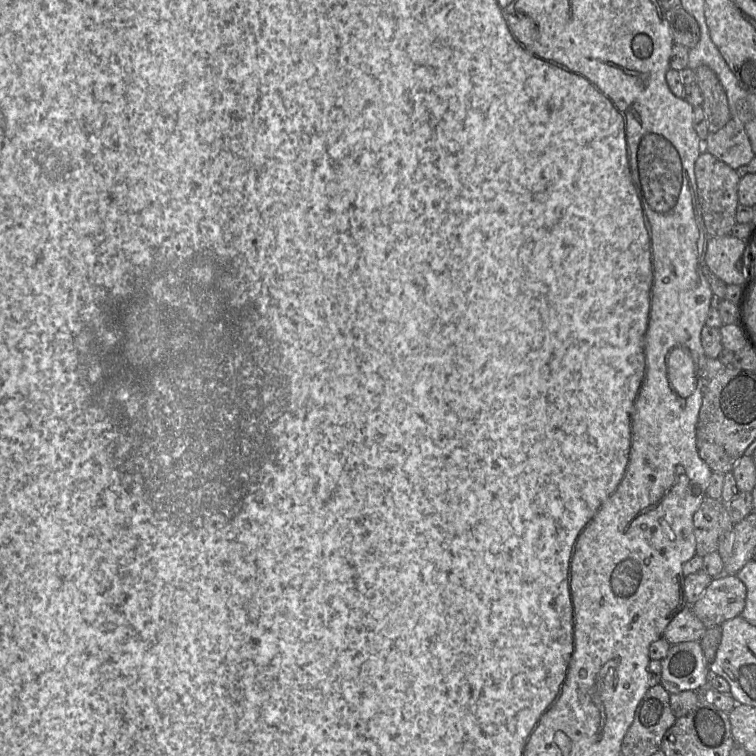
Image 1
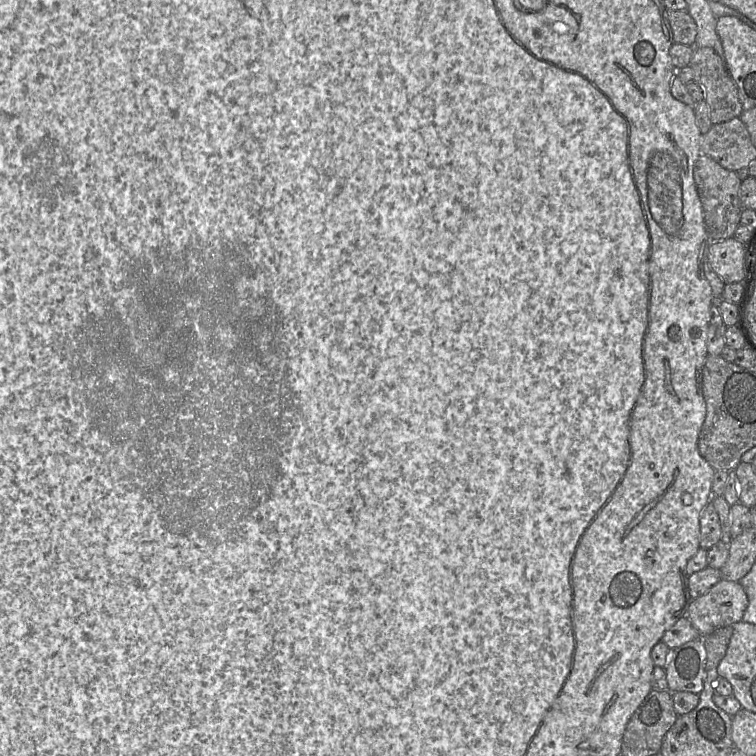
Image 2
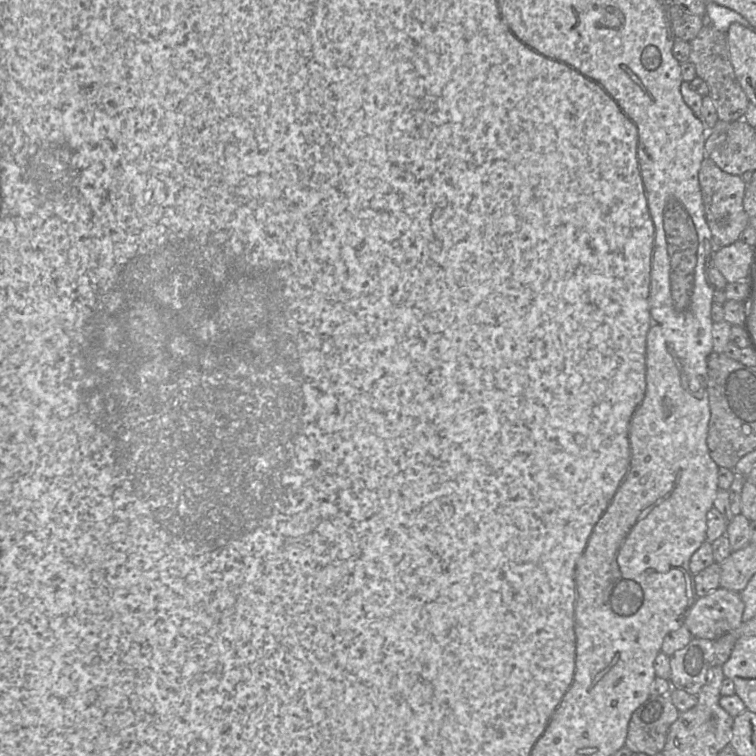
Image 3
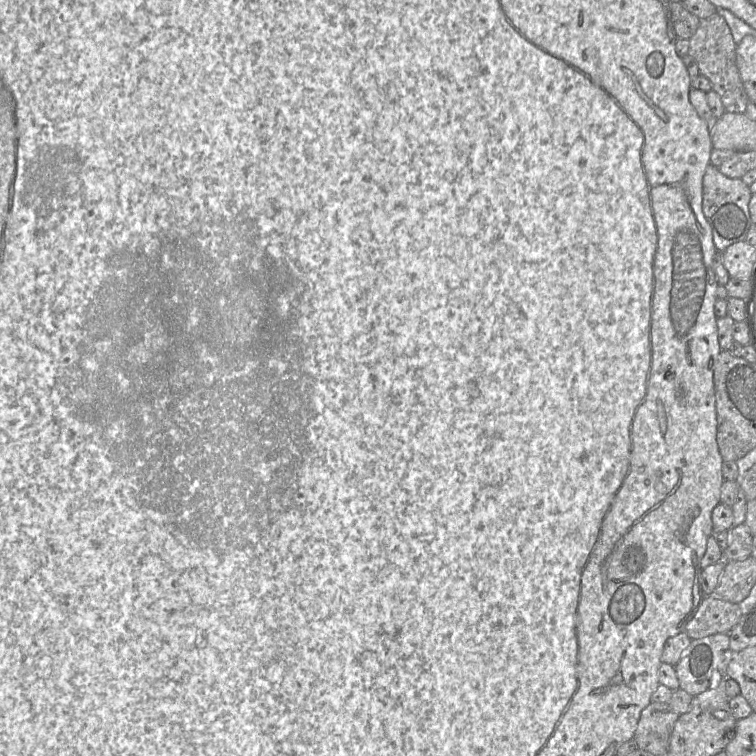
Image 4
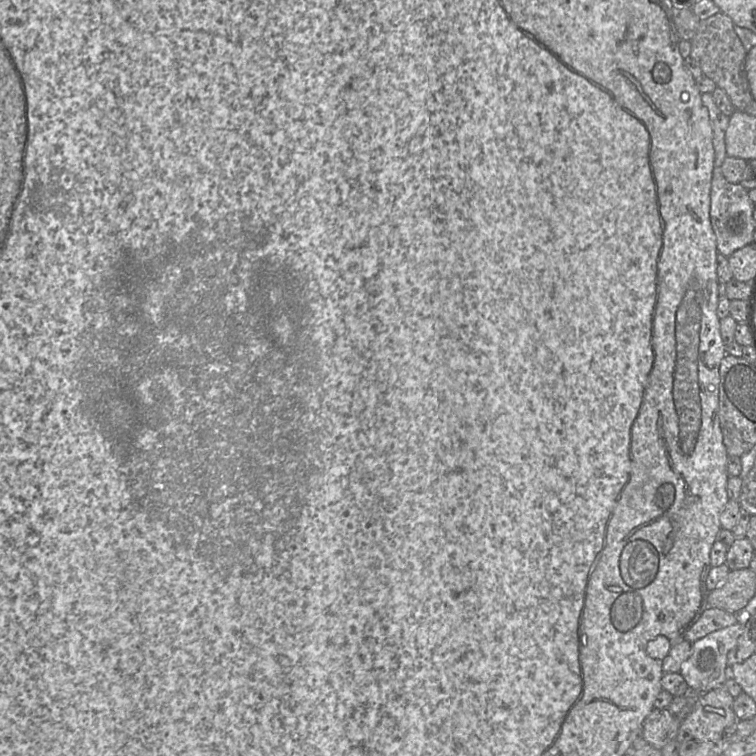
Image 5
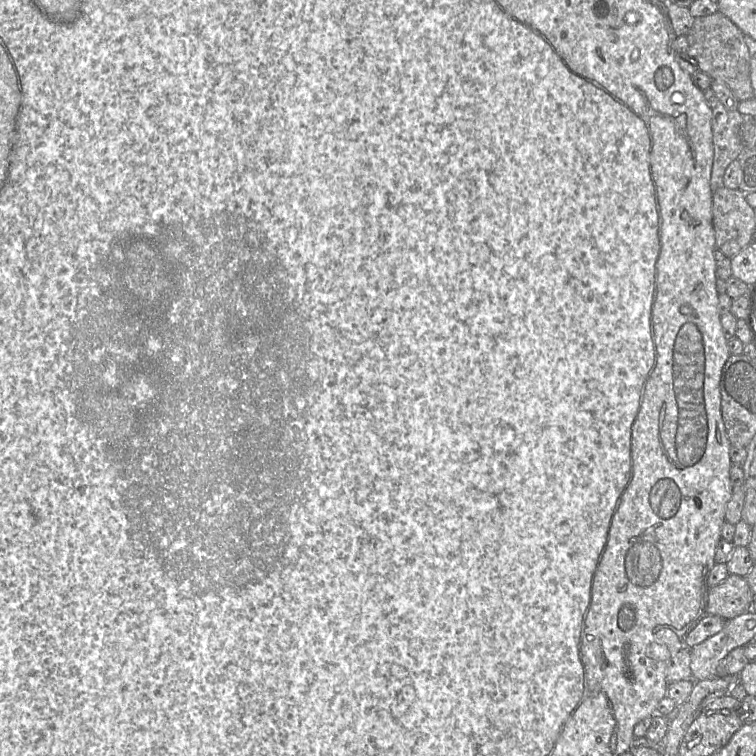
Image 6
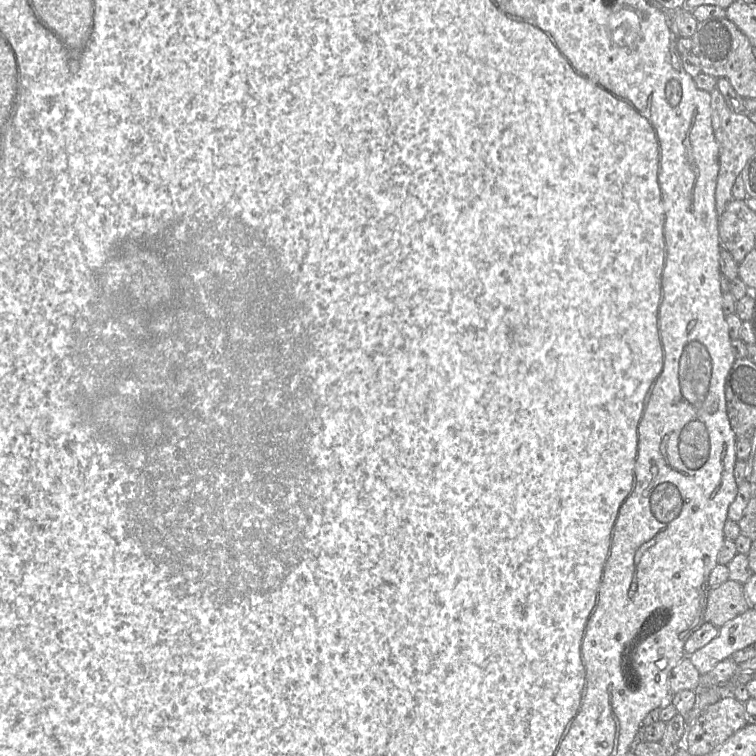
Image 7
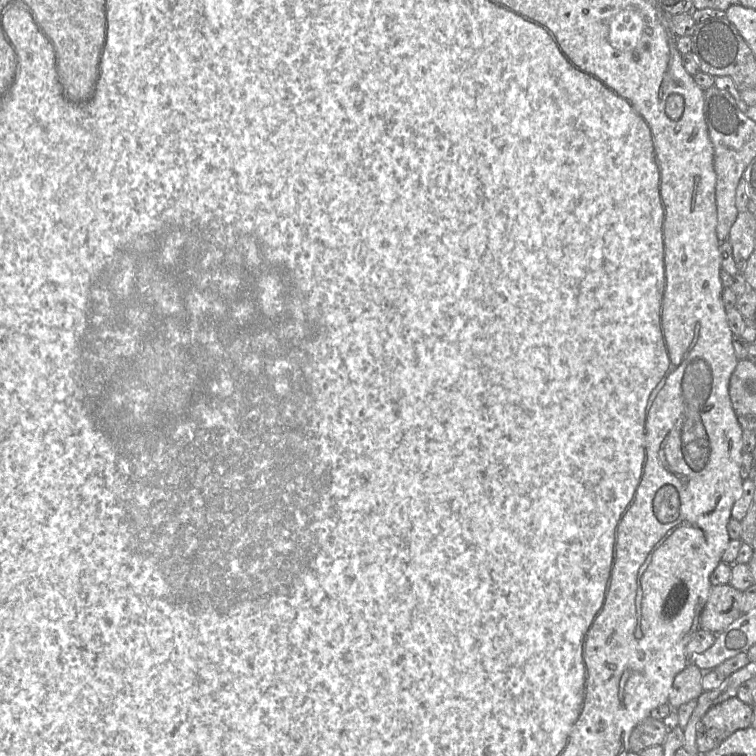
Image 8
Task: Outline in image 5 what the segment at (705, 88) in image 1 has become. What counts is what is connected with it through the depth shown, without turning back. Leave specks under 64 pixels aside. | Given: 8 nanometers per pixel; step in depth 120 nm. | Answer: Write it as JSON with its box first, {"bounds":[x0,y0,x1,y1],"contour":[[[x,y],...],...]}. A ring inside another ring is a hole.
{"bounds":[689,11,753,111],"contour":[[[719,11],[707,19],[700,20],[698,30],[690,42],[689,57],[699,64],[705,76],[727,93],[737,111],[744,111],[753,100],[745,71],[747,51],[734,30],[731,18]]]}

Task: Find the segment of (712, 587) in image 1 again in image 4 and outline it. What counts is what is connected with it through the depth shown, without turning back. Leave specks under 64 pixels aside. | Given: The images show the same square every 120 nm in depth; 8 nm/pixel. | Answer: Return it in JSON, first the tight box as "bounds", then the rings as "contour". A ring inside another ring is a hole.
{"bounds":[685,595,741,640],"contour":[[[708,595],[703,597],[697,612],[686,625],[685,632],[692,640],[715,634],[728,634],[741,616],[738,604]]]}

